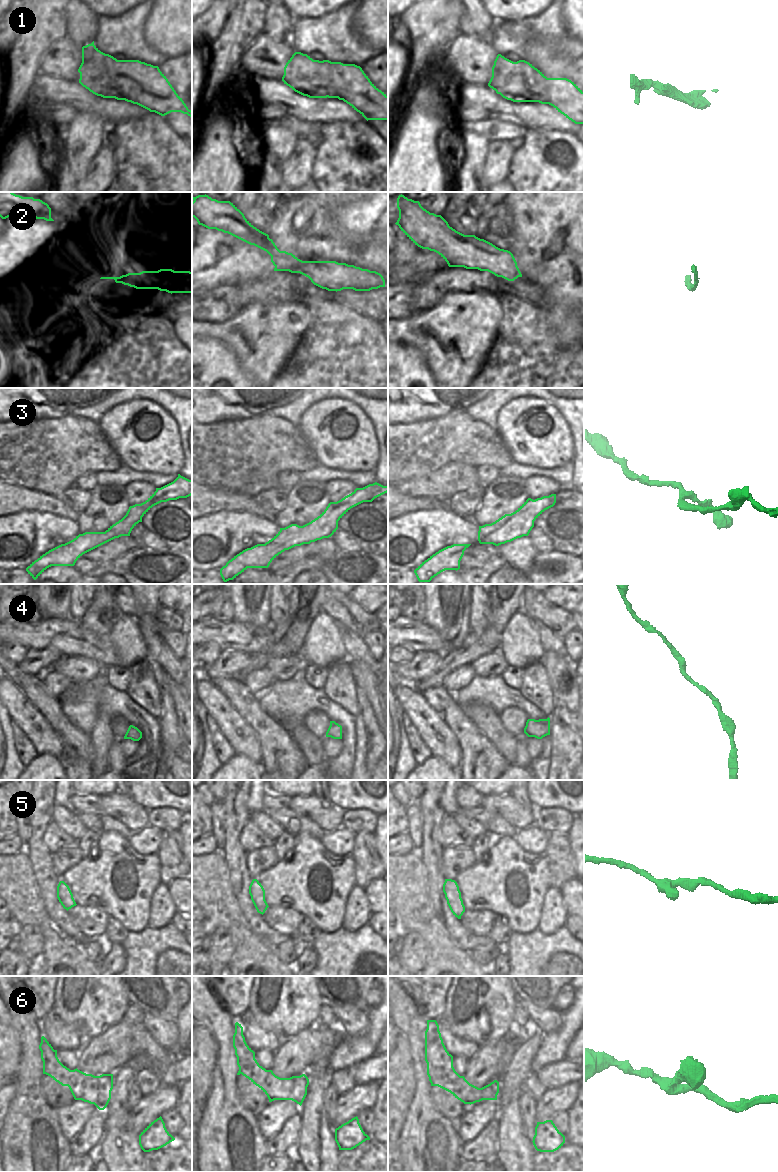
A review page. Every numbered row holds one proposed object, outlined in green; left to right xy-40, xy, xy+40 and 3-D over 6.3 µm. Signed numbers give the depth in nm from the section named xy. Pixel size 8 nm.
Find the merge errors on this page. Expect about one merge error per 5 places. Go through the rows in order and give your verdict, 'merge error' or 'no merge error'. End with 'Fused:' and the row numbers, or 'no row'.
1: merge error
2: no merge error
3: no merge error
4: no merge error
5: no merge error
6: no merge error
Fused: 1

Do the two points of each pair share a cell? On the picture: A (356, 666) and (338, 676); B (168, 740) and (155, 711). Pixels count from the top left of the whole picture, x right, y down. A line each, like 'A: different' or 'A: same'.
A: different
B: different

